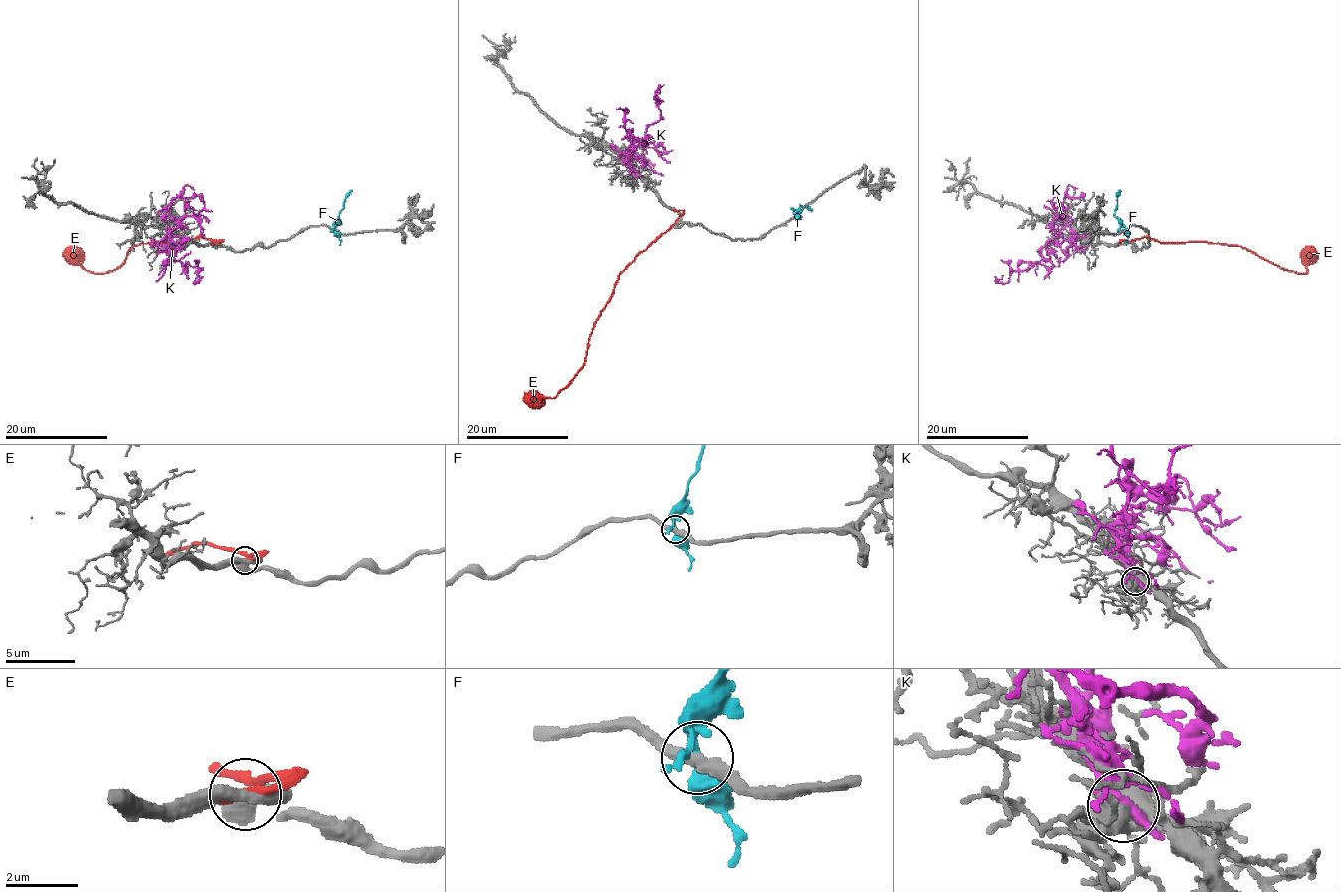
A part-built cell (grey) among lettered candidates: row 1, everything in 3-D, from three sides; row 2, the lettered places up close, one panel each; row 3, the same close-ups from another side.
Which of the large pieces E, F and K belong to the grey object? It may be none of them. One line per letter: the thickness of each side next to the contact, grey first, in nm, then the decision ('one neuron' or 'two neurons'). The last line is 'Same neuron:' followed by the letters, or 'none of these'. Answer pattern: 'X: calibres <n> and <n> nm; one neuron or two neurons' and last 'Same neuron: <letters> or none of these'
E: calibres 360 and 280 nm; one neuron
F: calibres 300 and 320 nm; two neurons
K: calibres 480 and 340 nm; two neurons
Same neuron: E

